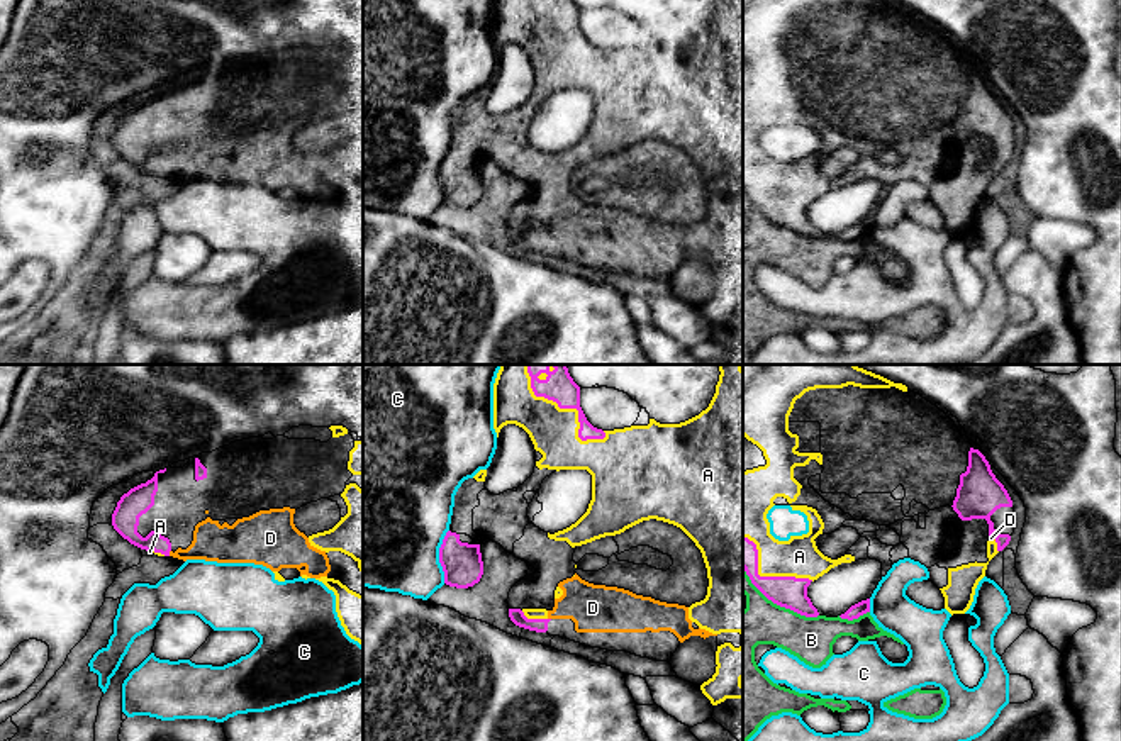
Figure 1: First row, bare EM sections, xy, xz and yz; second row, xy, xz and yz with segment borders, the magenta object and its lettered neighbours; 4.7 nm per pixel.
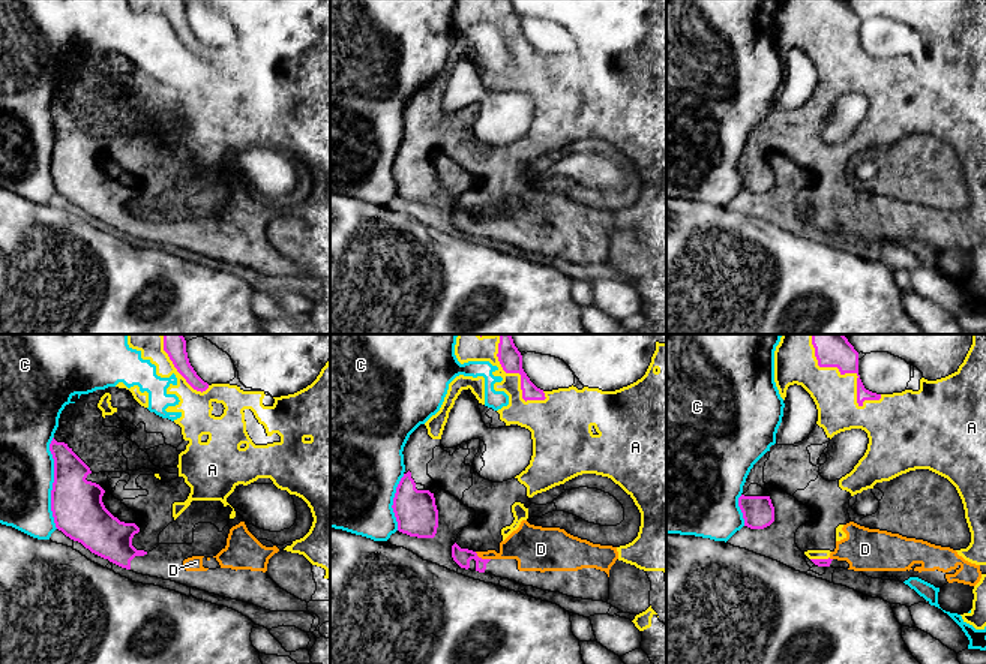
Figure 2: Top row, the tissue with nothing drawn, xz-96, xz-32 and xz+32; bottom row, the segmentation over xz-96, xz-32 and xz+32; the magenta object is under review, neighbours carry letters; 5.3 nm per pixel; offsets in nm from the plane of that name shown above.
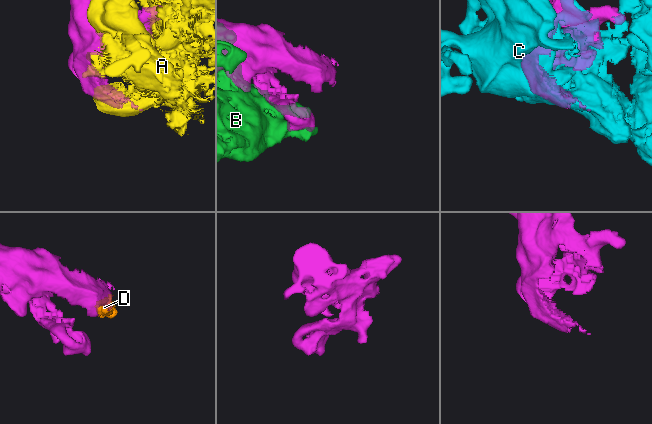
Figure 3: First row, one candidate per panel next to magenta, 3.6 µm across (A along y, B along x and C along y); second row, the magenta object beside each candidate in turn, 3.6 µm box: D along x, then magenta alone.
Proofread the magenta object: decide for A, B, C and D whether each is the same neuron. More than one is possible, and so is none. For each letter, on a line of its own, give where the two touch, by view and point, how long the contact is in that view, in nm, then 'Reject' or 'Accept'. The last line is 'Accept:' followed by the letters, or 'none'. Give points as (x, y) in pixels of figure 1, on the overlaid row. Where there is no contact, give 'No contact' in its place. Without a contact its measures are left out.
A: Touches magenta at xz (568, 407). Shared border 500 nm. Reject
B: Touches magenta at yz (777, 604). Shared border 420 nm. Reject
C: Touches magenta at xz (440, 557). Shared border 260 nm. Reject
D: Touches magenta at xy (168, 553). Shared border 30 nm. Accept
Accept: D

